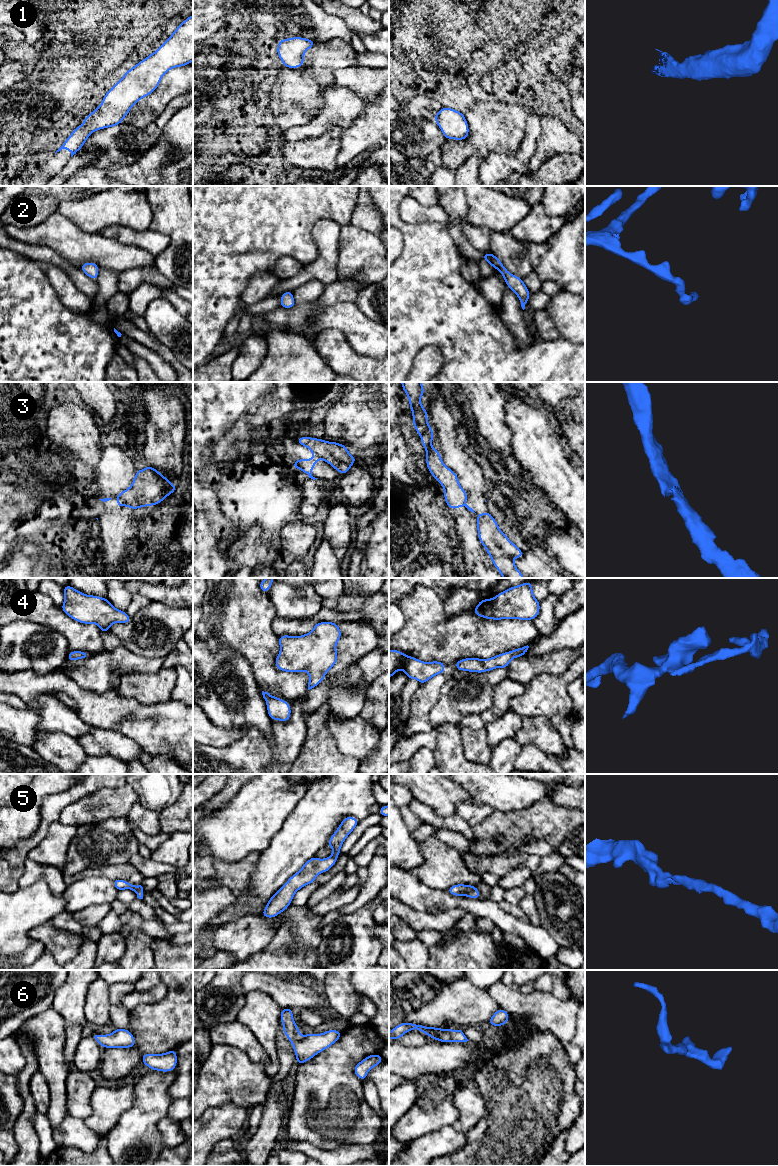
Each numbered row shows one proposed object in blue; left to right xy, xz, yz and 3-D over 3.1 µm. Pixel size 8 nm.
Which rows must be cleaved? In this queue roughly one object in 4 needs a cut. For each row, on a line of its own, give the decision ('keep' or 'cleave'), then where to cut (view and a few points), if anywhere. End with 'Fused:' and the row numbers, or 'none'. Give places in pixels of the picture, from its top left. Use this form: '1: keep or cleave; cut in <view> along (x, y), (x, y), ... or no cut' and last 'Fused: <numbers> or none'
1: keep; no cut
2: keep; no cut
3: cleave; cut in xz along (314, 455), (320, 458)
4: keep; no cut
5: keep; no cut
6: keep; no cut
Fused: 3

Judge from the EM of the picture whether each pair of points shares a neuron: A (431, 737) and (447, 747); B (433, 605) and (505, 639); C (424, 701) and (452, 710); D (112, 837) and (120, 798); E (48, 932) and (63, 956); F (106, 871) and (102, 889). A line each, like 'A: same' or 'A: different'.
A: different
B: same
C: different
D: different
E: same
F: different

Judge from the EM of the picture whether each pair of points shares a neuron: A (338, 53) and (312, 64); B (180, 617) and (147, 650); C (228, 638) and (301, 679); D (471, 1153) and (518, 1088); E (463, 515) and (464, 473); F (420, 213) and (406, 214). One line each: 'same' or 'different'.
A: same
B: same
C: same
D: same
E: different
F: same

